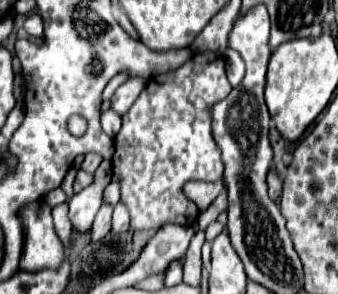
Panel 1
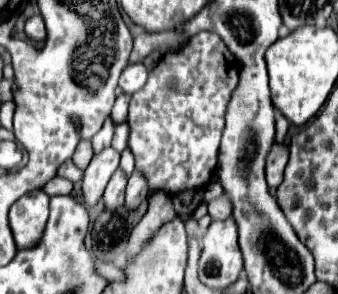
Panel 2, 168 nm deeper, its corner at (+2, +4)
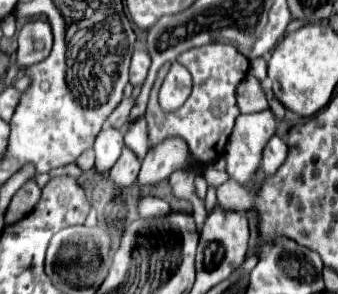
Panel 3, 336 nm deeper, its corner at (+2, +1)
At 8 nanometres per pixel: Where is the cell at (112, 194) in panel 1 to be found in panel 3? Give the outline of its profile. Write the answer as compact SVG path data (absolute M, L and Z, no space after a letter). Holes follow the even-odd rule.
M144 117L138 119L138 121L134 121L134 123L130 123L128 125L128 131L124 133L126 147L132 149L138 159L142 159L148 153L148 141L146 141L148 137L146 135L148 135L148 129L146 129Z

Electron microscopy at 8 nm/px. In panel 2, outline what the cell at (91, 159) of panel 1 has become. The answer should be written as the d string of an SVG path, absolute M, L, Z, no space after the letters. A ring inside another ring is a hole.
M108 116L102 130L92 138L92 146L94 146L94 152L100 152L102 148L106 148L110 142L112 142L112 136L114 136L114 120Z

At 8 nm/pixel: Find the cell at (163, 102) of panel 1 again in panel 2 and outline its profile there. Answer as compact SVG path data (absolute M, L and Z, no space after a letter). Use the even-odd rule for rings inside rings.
M200 32L176 50L162 56L158 66L148 74L148 82L142 90L132 94L128 122L130 122L130 140L128 146L136 158L136 168L146 174L150 182L150 190L164 190L170 196L182 190L198 190L204 188L214 170L218 160L218 146L224 130L224 114L232 96L232 90L238 84L240 66L236 56L226 48L216 32ZM176 80L174 90L170 90L170 82Z

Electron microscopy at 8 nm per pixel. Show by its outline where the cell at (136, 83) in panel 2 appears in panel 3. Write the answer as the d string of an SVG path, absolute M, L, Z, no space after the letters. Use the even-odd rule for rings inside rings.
M134 51L130 65L130 85L142 85L150 67L150 57L146 51Z

